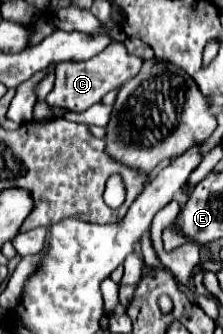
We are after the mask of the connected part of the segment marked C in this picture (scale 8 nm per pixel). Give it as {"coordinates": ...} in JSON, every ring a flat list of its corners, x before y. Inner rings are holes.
{"coordinates":[[111,42,103,52,99,52,97,56,93,56,85,62,59,62,55,86,49,92,45,102,49,106,61,106,71,112,83,112,89,106,97,104,107,92,117,90,123,82,133,78,139,72,141,64,143,62,137,56,127,54,127,50,123,48,121,42]]}

